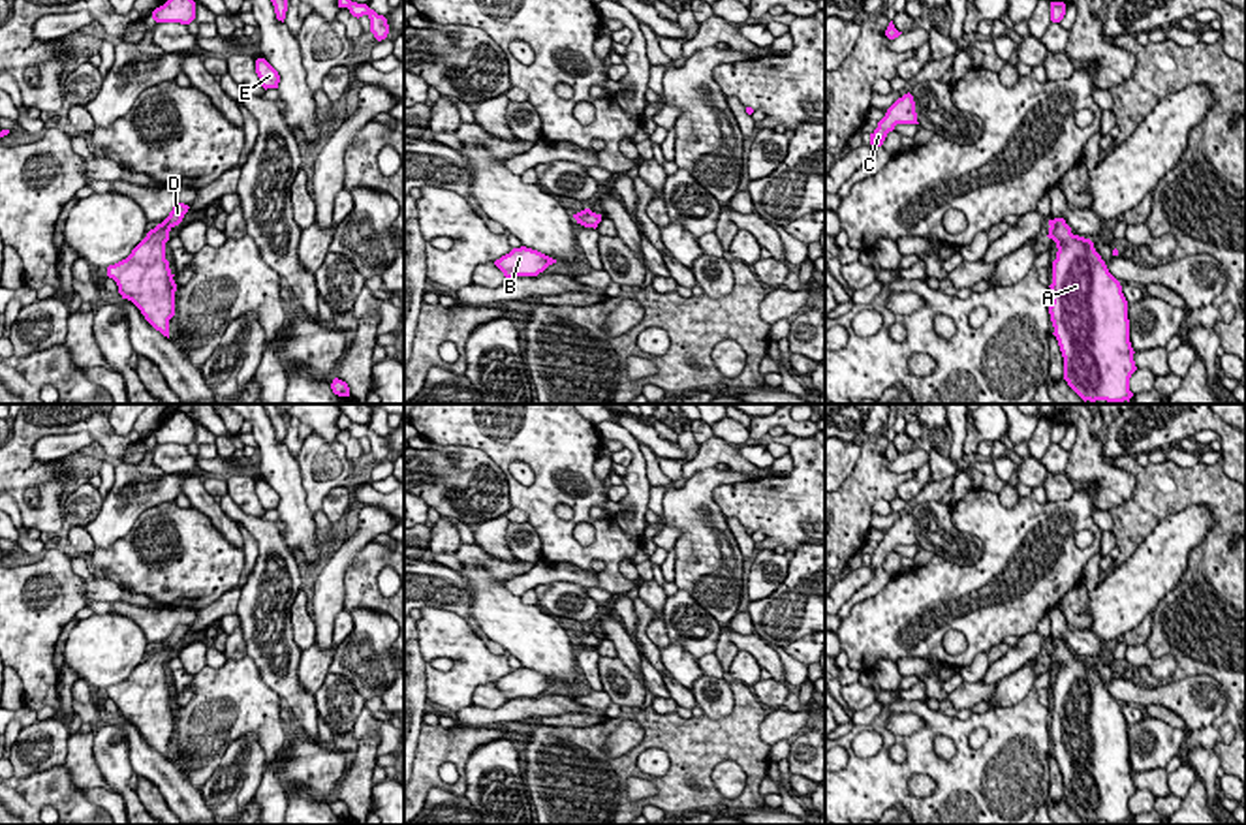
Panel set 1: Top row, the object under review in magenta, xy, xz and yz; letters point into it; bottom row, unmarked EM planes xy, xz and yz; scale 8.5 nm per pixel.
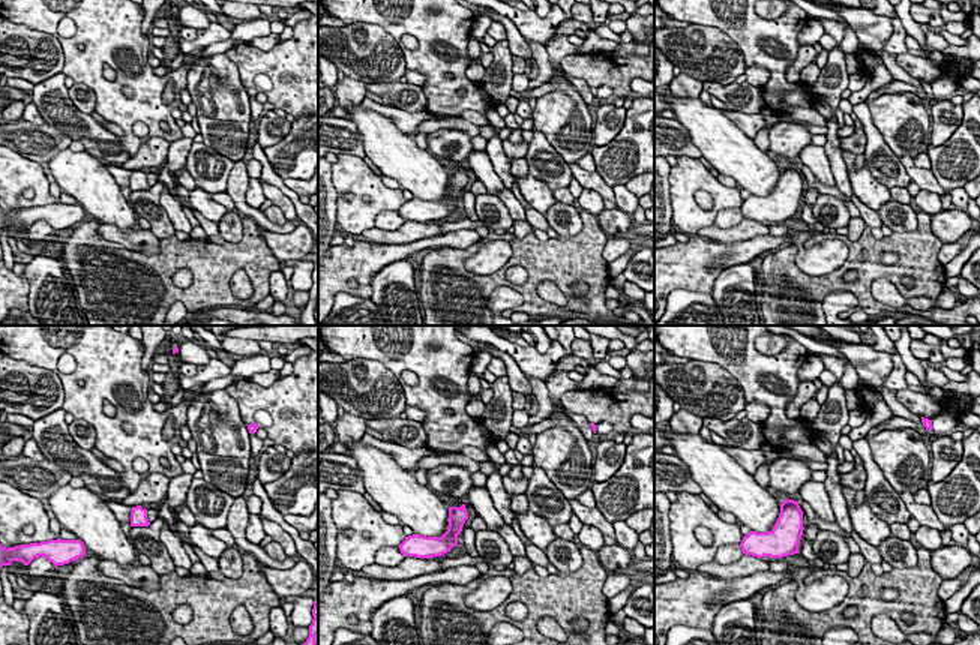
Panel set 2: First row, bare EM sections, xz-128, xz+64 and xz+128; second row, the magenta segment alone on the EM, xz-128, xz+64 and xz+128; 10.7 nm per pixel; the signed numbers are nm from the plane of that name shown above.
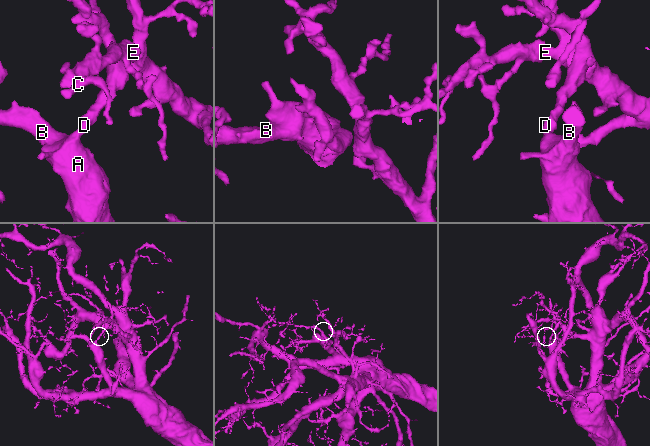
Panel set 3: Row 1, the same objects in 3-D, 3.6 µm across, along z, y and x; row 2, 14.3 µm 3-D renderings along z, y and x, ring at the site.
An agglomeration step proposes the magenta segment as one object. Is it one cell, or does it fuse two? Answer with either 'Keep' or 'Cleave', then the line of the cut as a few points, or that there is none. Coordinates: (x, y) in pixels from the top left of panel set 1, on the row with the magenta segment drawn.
Keep. No split

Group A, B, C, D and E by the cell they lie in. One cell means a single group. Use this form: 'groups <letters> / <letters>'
groups A B C D E

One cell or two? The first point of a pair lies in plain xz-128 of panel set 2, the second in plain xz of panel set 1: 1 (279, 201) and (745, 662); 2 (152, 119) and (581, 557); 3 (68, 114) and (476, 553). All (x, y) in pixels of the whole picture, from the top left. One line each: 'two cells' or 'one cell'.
1: two cells
2: one cell
3: two cells

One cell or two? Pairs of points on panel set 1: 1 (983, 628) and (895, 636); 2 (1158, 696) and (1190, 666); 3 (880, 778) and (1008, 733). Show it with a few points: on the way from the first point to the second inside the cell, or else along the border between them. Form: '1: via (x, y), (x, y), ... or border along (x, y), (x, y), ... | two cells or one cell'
1: via (961, 617), (916, 613) | one cell
2: border along (1218, 681), (1186, 675), (1147, 686) | two cells
3: via (912, 767), (976, 765) | one cell

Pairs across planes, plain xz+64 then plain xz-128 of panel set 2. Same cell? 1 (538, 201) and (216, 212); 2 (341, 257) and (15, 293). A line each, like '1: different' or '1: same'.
1: same
2: same

